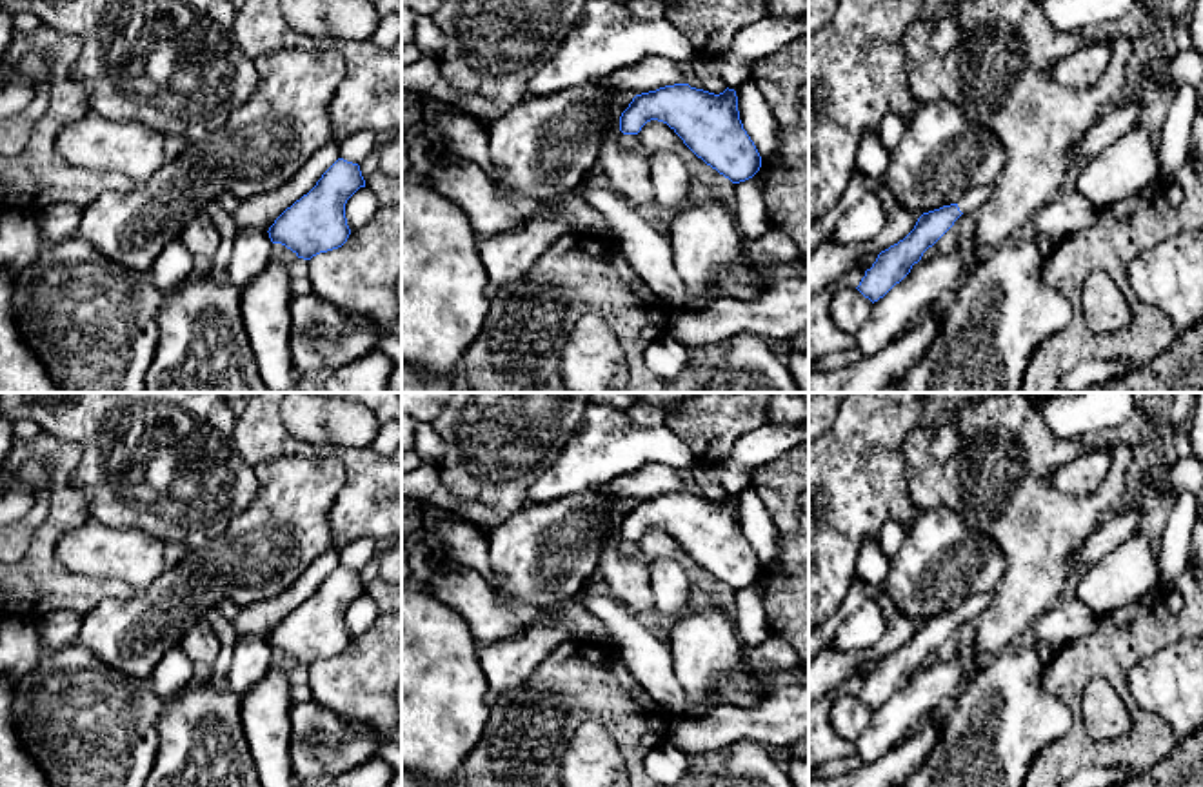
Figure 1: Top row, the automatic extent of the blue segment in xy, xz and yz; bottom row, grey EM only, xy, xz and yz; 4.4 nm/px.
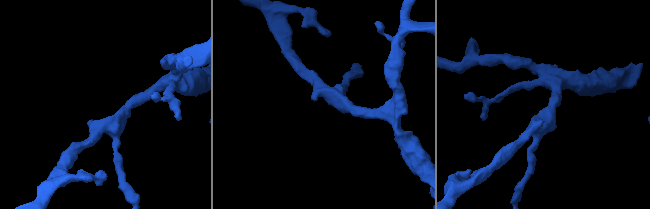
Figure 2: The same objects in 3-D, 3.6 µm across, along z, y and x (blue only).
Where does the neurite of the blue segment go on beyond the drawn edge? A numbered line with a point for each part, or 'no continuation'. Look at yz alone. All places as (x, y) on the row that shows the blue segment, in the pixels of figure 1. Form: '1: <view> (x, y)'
1: yz (973, 200)

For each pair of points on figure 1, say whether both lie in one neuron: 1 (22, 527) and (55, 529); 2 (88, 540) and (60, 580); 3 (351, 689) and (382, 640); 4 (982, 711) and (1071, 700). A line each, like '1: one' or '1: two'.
1: two
2: two
3: one
4: two

